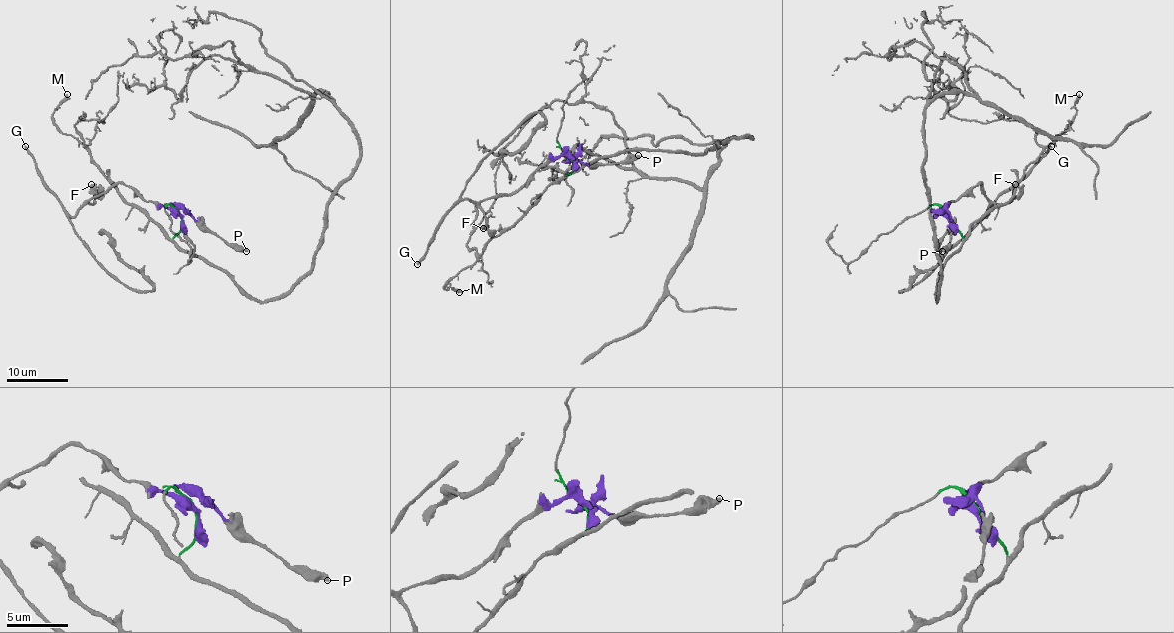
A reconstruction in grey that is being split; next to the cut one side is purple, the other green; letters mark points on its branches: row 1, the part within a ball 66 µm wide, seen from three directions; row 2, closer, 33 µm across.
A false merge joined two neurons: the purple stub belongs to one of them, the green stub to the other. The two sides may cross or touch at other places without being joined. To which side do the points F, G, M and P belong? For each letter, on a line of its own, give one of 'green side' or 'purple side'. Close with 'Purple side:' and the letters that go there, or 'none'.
F: purple side
G: purple side
M: green side
P: purple side
Purple side: F, G, P

